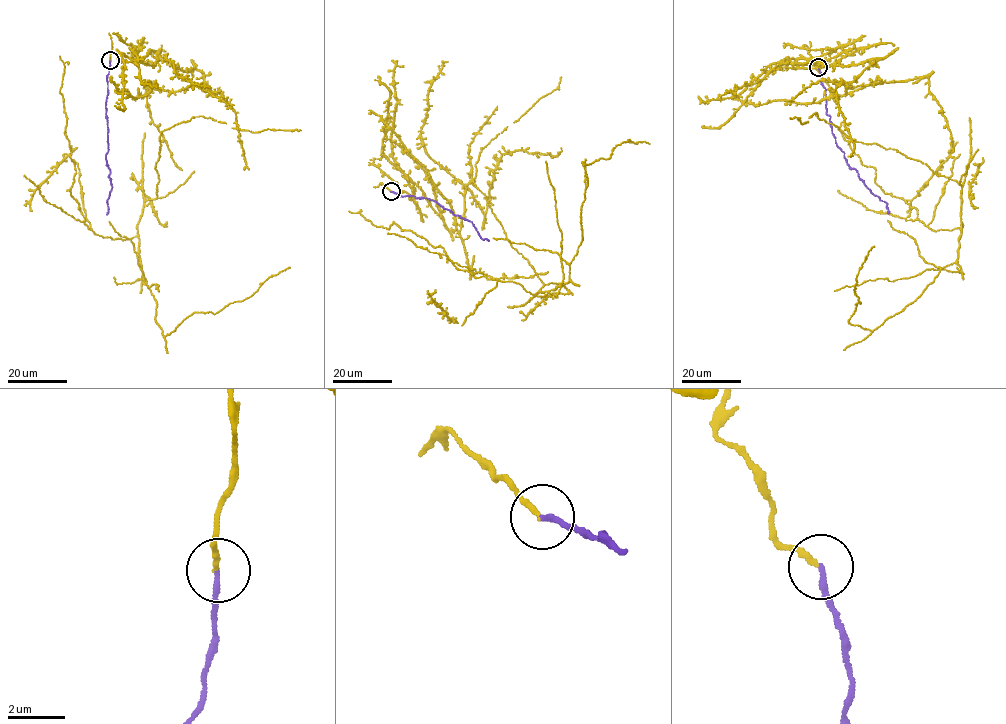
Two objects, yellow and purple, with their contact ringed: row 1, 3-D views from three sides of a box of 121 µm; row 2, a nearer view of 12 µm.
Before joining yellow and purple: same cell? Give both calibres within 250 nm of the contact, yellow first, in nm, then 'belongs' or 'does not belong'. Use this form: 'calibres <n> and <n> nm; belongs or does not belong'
calibres 190 and 190 nm; belongs

